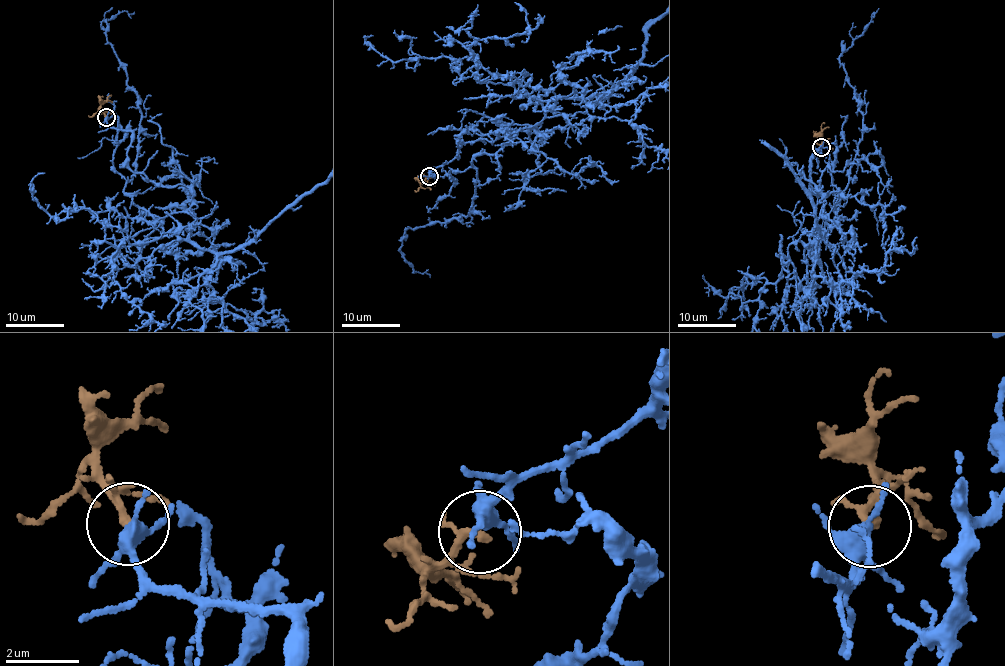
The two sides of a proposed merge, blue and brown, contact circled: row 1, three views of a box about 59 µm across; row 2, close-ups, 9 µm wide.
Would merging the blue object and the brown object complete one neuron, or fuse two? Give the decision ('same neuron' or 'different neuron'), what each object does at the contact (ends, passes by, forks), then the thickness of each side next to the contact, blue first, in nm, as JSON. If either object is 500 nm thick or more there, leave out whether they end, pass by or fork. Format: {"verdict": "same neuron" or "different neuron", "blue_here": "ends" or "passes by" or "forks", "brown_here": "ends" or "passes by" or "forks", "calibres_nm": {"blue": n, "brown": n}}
{"verdict": "same neuron", "blue_here": "forks", "brown_here": "passes by", "calibres_nm": {"blue": 320, "brown": 170}}

